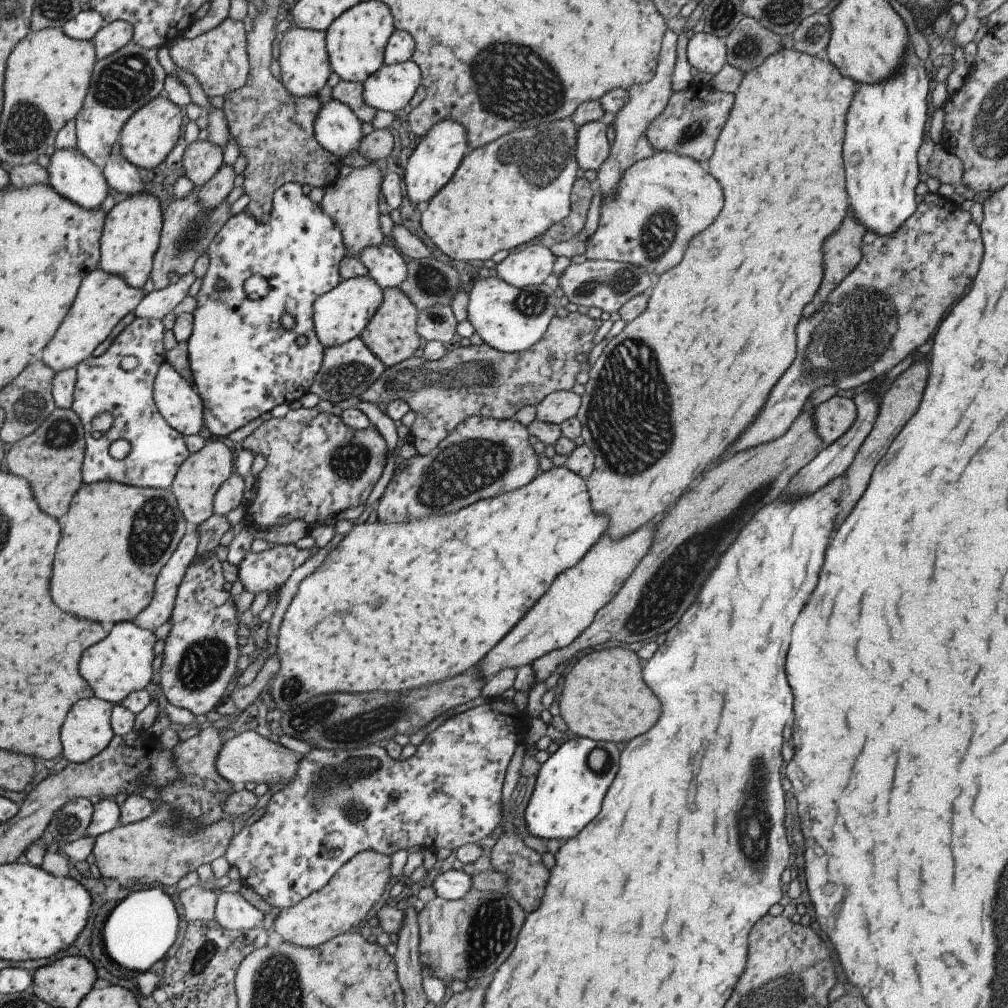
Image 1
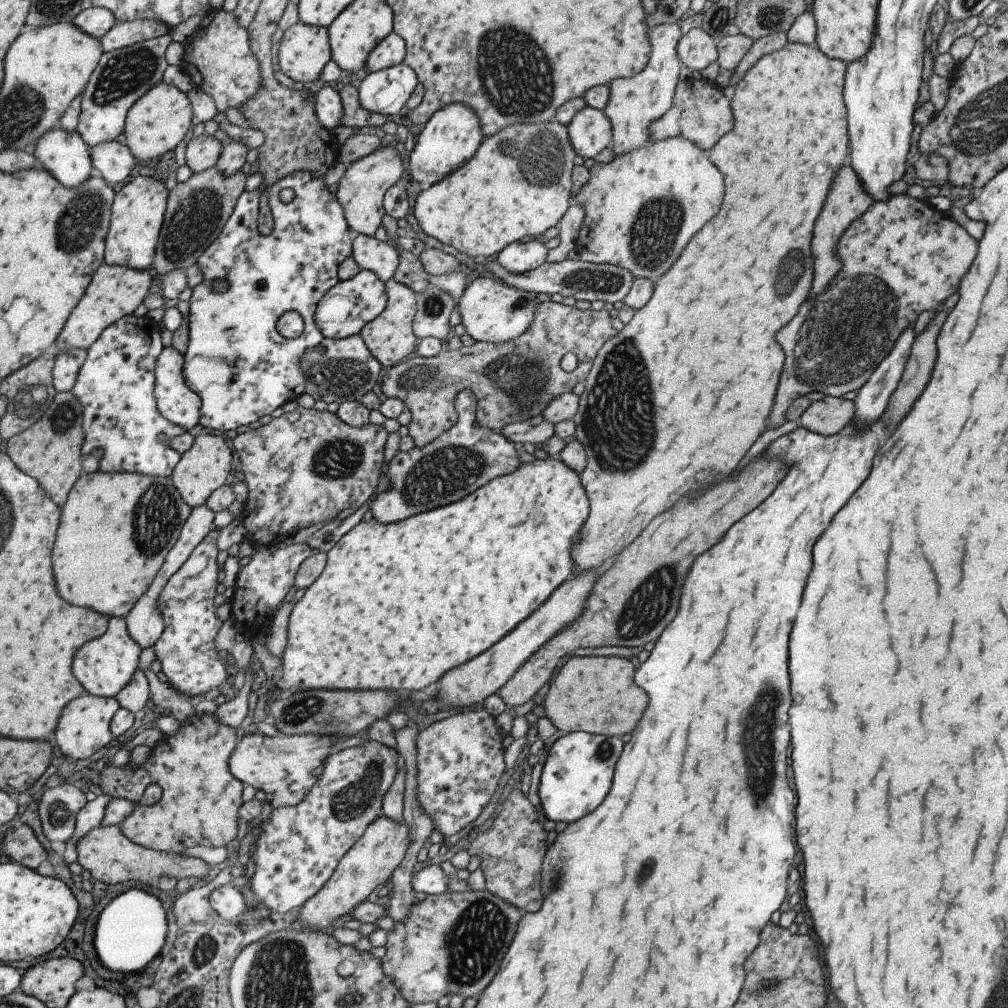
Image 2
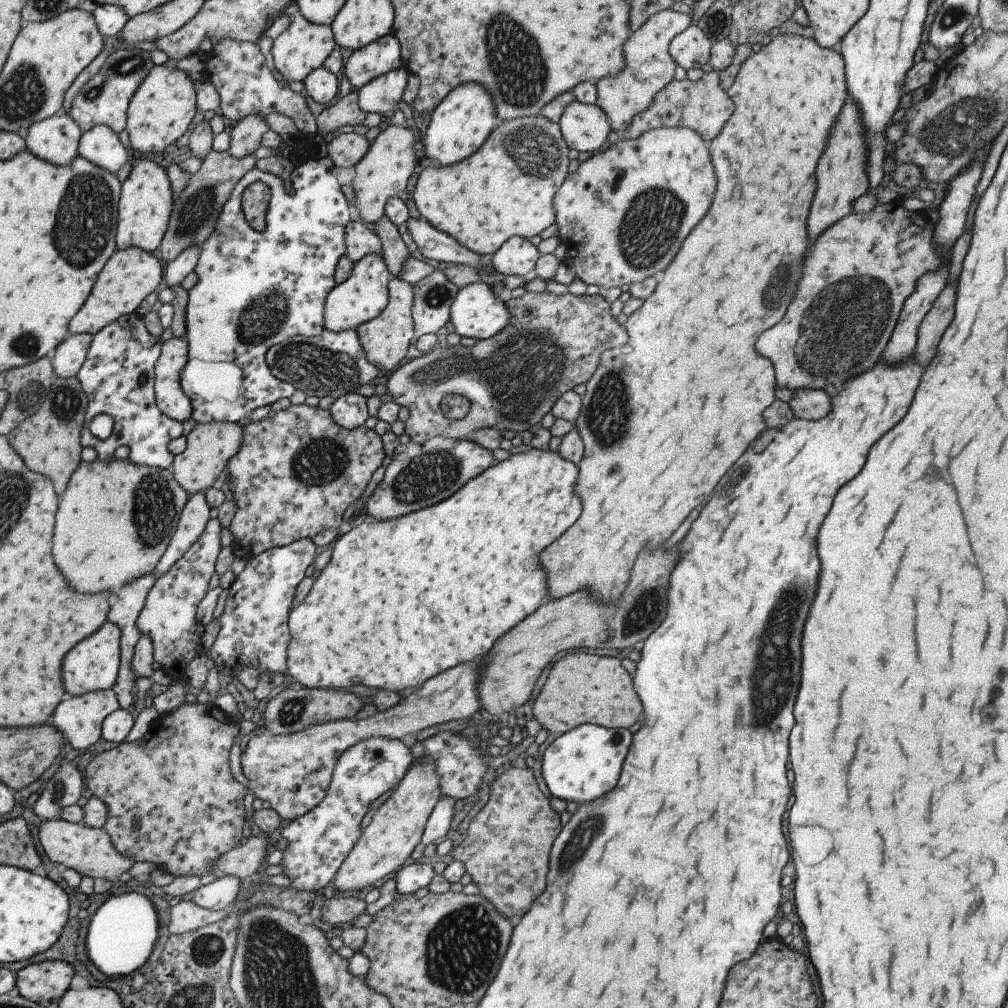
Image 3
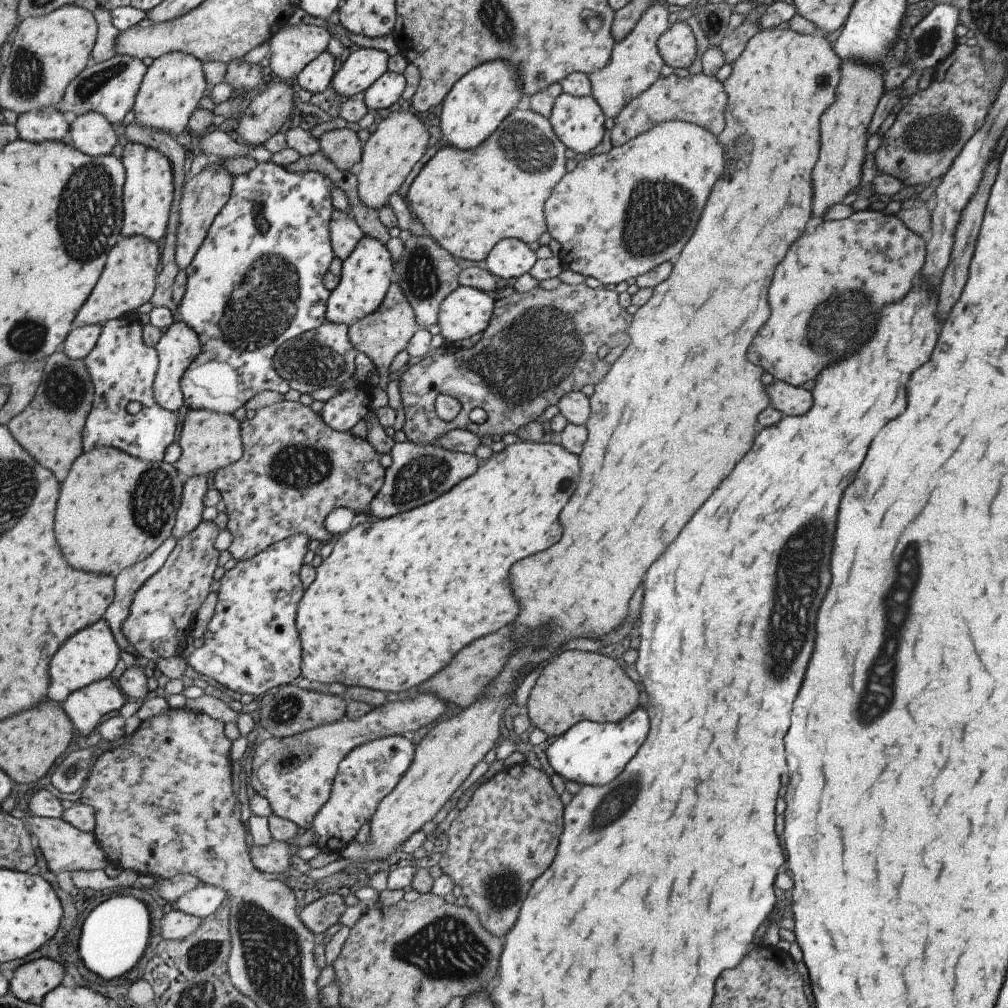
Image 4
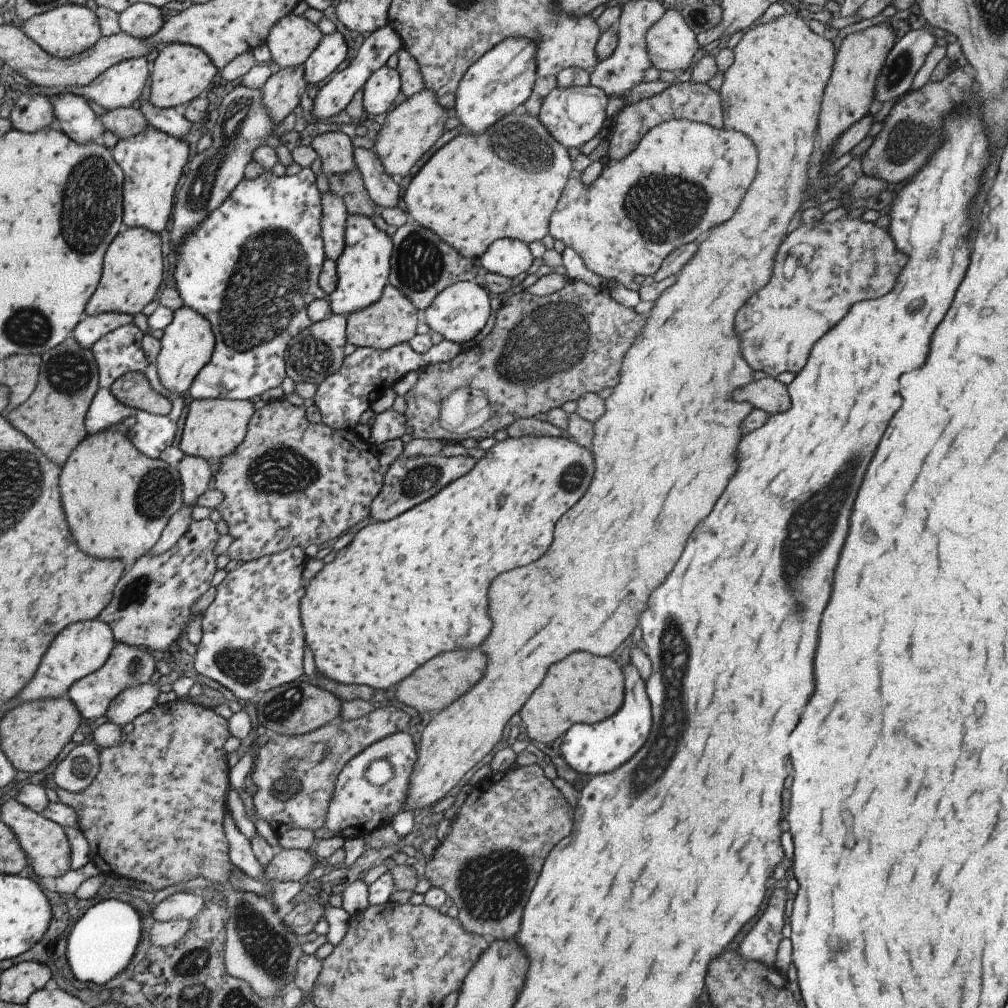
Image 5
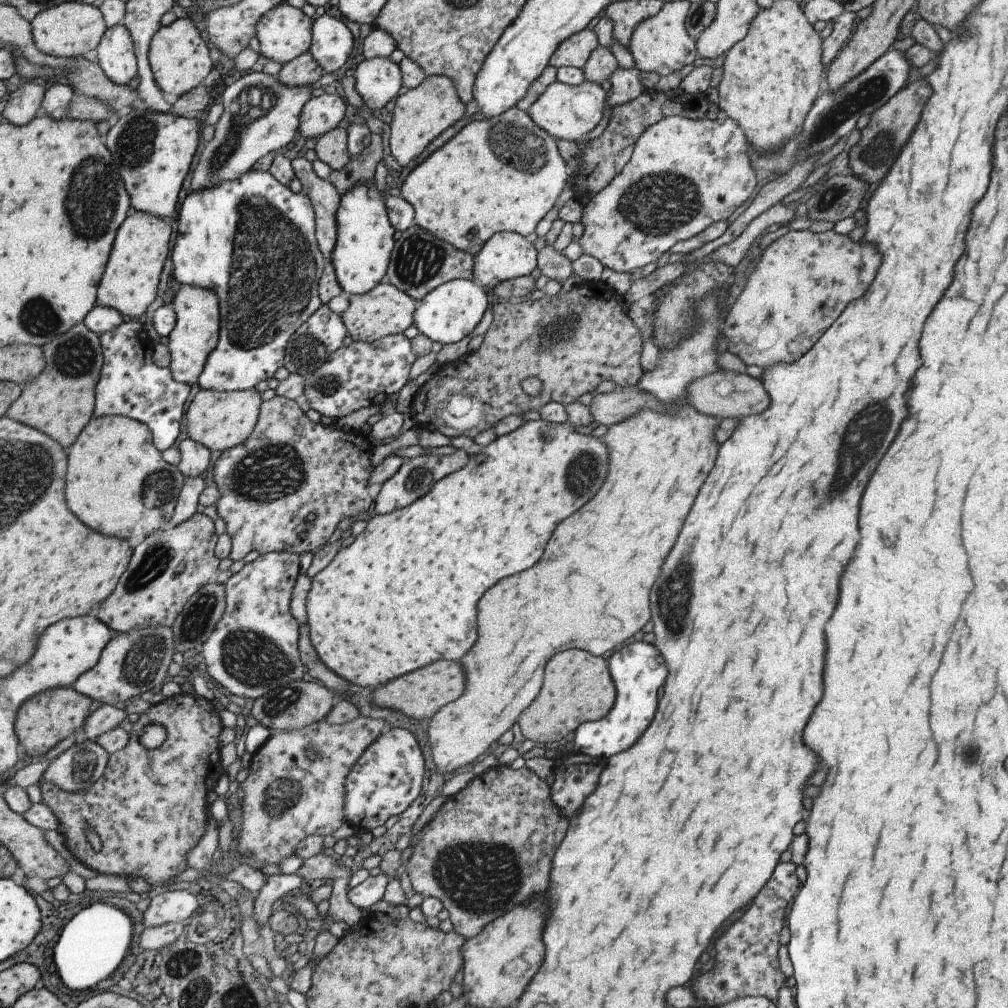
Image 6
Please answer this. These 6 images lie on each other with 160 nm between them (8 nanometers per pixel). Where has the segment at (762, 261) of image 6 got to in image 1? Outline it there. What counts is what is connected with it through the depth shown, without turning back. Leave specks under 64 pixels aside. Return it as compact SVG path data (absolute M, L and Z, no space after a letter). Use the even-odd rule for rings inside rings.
M936 193L917 195L915 210L891 234L865 231L860 242L859 262L827 295L818 311L799 320L795 328L796 353L791 366L777 380L763 410L747 428L747 432L739 436L731 450L741 452L783 436L799 414L804 401L815 389L832 385L837 390L849 391L884 376L911 350L916 350L927 340L927 336L941 322L943 314L957 298L965 294L967 284L977 272L981 252L983 246L979 228L971 222L969 213Z

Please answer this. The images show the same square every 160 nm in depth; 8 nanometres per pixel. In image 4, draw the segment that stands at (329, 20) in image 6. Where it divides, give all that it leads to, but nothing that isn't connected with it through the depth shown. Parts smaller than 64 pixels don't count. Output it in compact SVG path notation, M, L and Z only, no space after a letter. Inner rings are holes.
M323 51L312 58L295 76L293 84L296 88L303 88L311 94L323 92L330 86L331 77L334 75L335 57L328 51Z

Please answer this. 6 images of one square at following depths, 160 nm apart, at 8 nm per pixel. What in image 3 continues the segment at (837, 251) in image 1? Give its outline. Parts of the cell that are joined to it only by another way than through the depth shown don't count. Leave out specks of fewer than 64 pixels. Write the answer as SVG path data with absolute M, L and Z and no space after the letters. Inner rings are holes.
M851 98L845 100L839 110L831 130L827 132L827 142L823 148L823 156L819 156L815 166L815 196L807 216L807 234L811 240L819 236L825 228L830 227L836 220L850 214L850 204L859 196L868 192L867 155L868 146L865 144L864 126L857 106Z

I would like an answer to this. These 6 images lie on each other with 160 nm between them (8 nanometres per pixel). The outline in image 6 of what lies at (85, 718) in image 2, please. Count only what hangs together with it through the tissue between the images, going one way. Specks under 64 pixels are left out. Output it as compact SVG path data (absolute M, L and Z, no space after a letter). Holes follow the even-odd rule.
M165 625L139 627L127 632L113 633L101 649L99 658L72 684L77 692L88 696L94 705L123 702L159 687L167 676L167 666L175 653L172 630Z

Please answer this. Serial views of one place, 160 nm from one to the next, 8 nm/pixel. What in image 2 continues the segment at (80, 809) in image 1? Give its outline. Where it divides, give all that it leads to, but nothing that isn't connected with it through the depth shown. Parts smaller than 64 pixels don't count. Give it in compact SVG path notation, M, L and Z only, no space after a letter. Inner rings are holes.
M73 784L47 789L38 801L38 816L47 840L66 842L74 831L75 813L86 803L84 793Z

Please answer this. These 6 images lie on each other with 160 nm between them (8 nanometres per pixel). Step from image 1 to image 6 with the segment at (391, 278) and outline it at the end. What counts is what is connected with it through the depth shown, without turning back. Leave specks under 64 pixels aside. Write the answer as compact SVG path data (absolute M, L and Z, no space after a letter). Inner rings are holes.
M305 157L295 158L290 165L301 184L302 193L309 199L313 209L316 245L324 260L330 262L336 239L335 211L340 196L327 179L319 178L313 173L311 163Z

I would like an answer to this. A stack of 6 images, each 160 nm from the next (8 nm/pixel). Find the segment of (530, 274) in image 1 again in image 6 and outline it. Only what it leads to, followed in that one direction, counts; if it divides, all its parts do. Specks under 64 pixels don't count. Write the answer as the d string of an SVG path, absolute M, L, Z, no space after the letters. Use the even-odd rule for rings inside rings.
M511 231L496 232L472 255L473 282L481 287L489 286L493 290L503 281L529 275L536 267L536 253L531 237L526 238Z

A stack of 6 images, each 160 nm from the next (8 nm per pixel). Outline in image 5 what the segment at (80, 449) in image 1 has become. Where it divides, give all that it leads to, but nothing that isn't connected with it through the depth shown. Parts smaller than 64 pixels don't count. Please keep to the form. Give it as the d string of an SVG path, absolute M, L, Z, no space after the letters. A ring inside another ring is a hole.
M71 336L40 354L38 379L34 391L7 414L9 424L23 432L47 458L63 464L69 452L85 436L84 420L98 387L98 368L91 349L83 348Z

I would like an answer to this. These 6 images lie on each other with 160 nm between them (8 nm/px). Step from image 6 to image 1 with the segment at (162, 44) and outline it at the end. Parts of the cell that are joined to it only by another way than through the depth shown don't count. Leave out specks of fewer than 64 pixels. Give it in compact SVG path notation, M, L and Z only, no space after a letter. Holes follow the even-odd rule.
M157 96L155 100L147 102L139 108L131 118L123 124L119 132L118 143L121 156L146 175L157 171L157 166L163 164L166 156L176 145L181 134L184 112L181 107L175 106L171 100Z

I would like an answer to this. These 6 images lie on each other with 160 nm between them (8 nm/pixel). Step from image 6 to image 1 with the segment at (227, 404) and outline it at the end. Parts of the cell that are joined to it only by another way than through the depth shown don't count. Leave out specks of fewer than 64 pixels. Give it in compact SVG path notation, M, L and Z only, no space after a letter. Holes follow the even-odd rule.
M219 440L205 441L201 450L190 453L183 460L171 484L170 490L177 502L177 508L183 516L183 520L190 526L198 526L212 516L212 504L215 492L219 486L229 478L233 468L233 456L223 442Z

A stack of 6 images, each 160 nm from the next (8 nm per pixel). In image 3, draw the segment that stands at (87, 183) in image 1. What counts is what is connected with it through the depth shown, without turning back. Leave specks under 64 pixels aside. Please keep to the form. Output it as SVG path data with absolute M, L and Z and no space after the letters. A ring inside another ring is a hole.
M62 112L30 124L23 140L33 156L56 165L66 165L78 155L81 133L75 121Z

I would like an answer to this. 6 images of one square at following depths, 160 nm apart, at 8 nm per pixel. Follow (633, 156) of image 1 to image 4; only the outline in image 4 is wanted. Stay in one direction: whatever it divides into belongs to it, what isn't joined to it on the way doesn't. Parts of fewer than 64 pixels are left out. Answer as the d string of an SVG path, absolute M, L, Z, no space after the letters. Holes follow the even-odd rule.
M661 1L650 4L640 14L632 29L619 42L615 42L607 64L587 74L590 95L601 108L605 118L614 118L631 99L649 88L659 78L659 71L665 64L657 52L656 40L663 31L669 28L668 14L667 6Z

